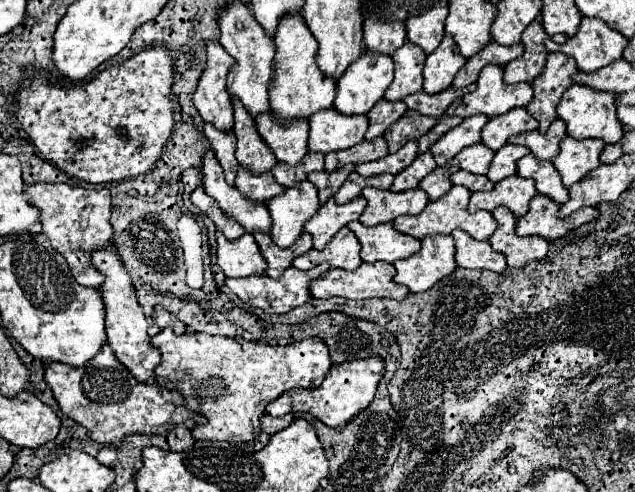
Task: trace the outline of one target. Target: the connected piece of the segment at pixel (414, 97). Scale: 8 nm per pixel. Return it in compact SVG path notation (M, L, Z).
M454 86L446 88L444 92L440 94L426 94L426 92L416 92L416 94L410 94L404 98L406 106L410 110L416 110L424 116L432 116L432 118L440 118L446 108L456 100L456 98L462 98L466 90L456 90Z

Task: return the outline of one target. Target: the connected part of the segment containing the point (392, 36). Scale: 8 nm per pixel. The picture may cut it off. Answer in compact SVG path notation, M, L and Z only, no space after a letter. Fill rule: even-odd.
M374 16L364 20L364 44L370 52L392 56L406 42L406 28L402 22L380 22Z

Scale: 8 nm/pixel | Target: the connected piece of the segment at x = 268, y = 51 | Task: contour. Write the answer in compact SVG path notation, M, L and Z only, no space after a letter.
M240 2L232 4L220 14L220 44L236 60L234 68L228 72L228 92L236 96L252 118L270 112L270 84L274 76L274 40L264 34L264 28L252 16L252 10Z

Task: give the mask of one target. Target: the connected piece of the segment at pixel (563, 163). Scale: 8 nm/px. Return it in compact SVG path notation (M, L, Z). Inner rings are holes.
M566 136L560 144L560 154L554 158L554 166L562 176L566 188L584 180L594 168L600 166L600 154L604 150L604 142L596 138L576 140Z

